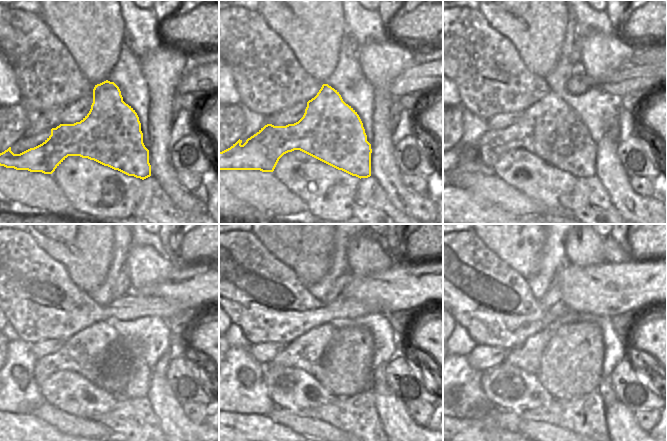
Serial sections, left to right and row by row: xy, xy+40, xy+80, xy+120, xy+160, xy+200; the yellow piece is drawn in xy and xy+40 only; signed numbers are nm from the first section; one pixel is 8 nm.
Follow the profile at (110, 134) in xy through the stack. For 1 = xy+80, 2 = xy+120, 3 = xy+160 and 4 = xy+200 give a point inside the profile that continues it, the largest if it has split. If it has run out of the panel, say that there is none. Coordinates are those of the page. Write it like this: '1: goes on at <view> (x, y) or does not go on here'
1: goes on at xy+80 (550, 129)
2: goes on at xy+120 (120, 369)
3: goes on at xy+160 (349, 371)
4: goes on at xy+200 (575, 370)

